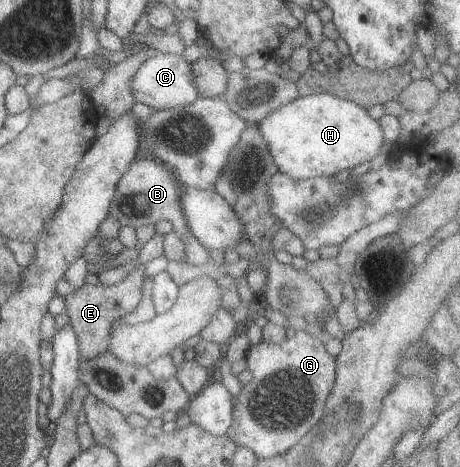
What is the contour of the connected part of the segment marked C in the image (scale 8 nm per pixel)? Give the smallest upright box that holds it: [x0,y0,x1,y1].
[129,53,197,111]

